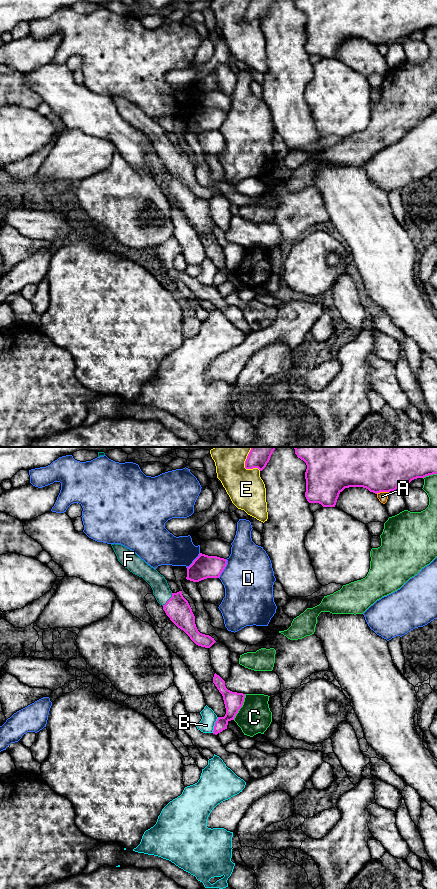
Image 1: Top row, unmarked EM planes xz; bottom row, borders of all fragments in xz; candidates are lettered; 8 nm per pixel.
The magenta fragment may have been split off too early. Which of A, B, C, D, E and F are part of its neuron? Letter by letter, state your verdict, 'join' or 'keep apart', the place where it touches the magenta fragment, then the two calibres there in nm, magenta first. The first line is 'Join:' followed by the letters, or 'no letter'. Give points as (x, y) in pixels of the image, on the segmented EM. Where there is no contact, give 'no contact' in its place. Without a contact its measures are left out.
Join: F
A: keep apart; contact xz (382, 491); calibres 500 and 80 nm
B: keep apart; contact xz (215, 725); calibres 150 and 120 nm
C: keep apart; contact xz (241, 706); calibres 150 and 260 nm
D: keep apart; contact xz (224, 568); calibres 190 and 420 nm
E: keep apart; contact xz (245, 465); calibres 190 and 300 nm
F: join; contact xz (168, 600); calibres 200 and 140 nm

